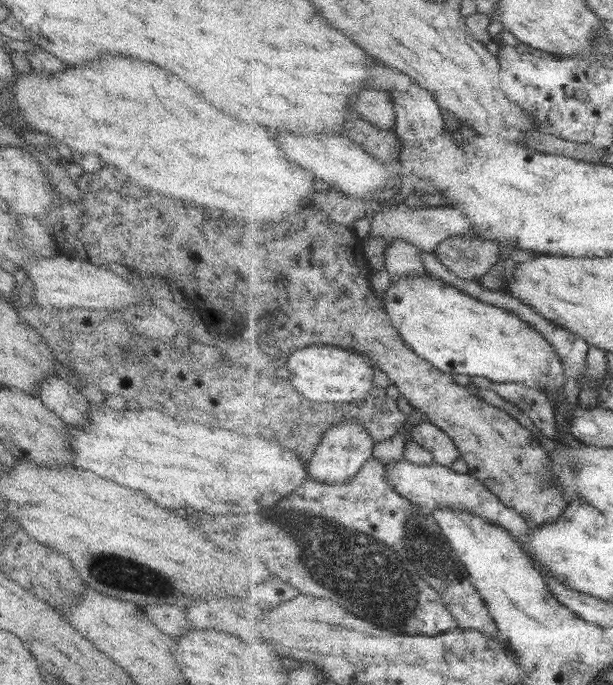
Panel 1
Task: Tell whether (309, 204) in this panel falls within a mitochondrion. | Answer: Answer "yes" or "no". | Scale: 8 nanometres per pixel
no

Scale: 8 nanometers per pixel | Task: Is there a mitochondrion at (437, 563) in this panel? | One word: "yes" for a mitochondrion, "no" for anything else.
yes

